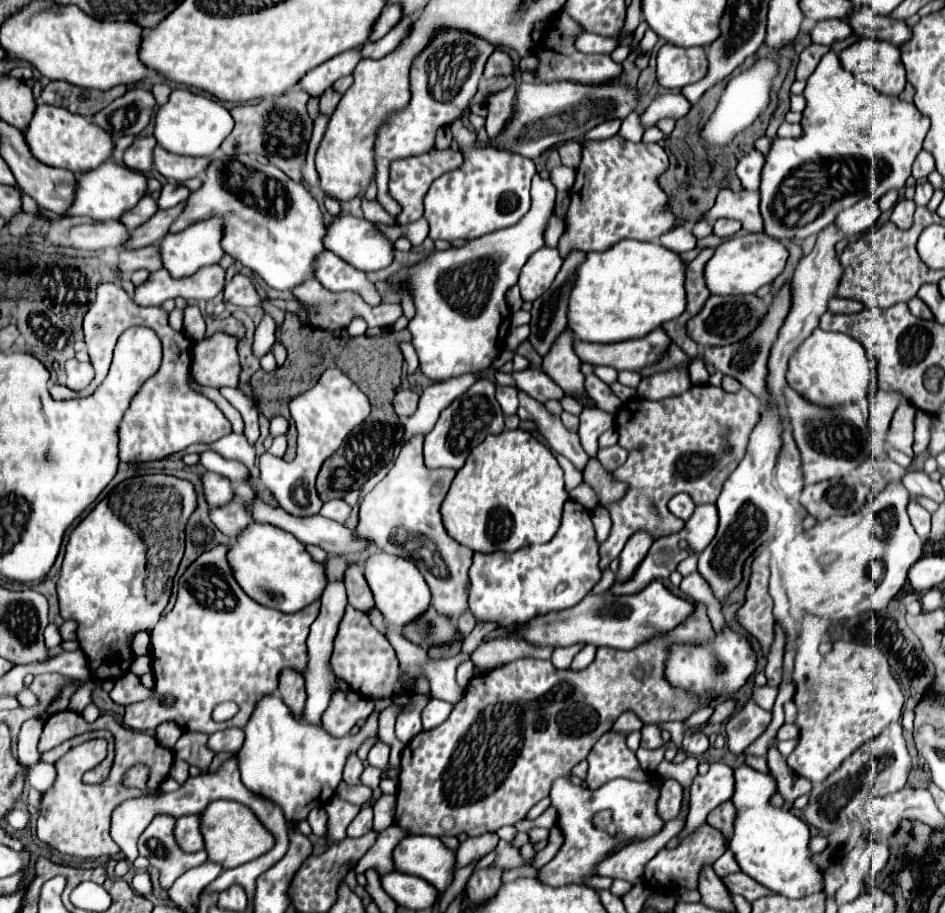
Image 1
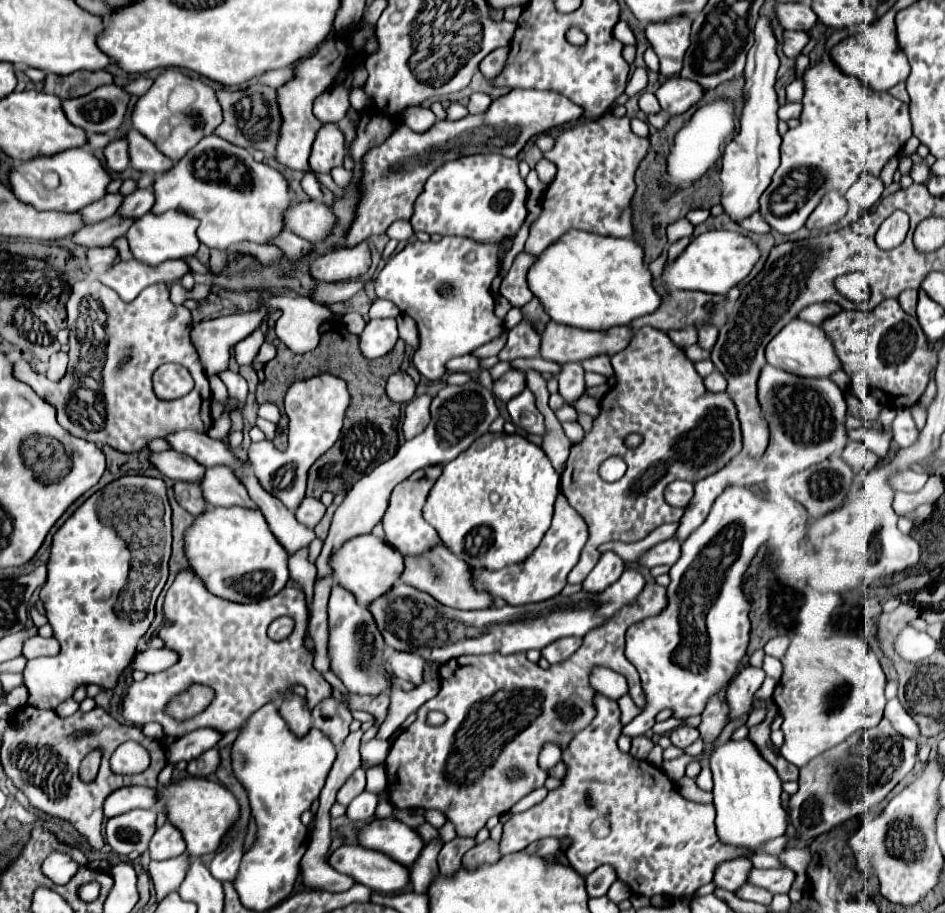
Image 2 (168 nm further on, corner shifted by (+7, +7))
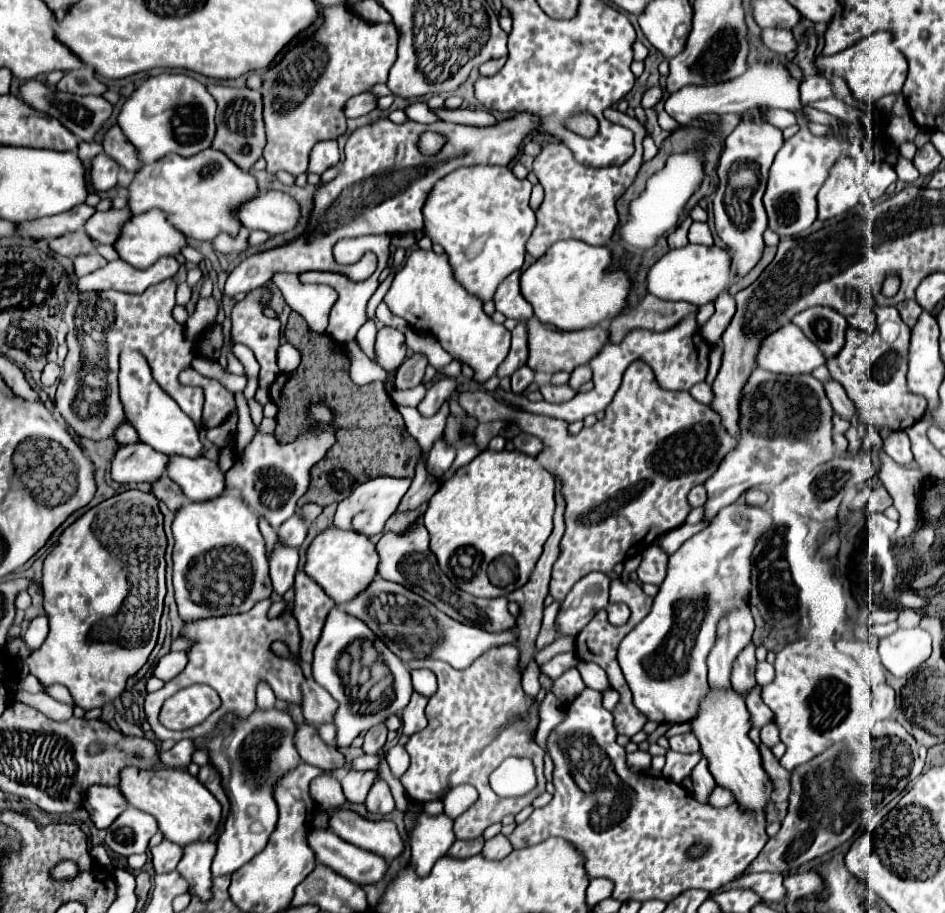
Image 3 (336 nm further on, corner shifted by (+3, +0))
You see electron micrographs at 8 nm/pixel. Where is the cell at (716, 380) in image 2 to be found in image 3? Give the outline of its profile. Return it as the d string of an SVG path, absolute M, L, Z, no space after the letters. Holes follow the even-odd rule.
M701 381L701 383L693 385L693 387L691 387L691 395L693 395L697 401L705 403L705 405L713 403L713 397L715 397L715 393L713 393L713 387L711 387L709 383L705 383L705 381Z

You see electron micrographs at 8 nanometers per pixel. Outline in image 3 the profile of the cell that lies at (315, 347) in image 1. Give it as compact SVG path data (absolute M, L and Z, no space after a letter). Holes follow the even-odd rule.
M291 311L289 315L285 339L301 353L301 363L293 373L279 373L271 385L271 401L279 407L275 429L277 441L291 443L293 437L297 437L305 429L305 407L311 401L325 401L337 413L337 445L325 455L325 459L321 459L321 463L313 467L309 491L301 497L299 507L307 503L317 503L323 507L335 501L339 503L349 497L349 493L353 493L357 485L379 475L413 477L415 465L421 459L421 447L407 433L401 413L397 411L391 397L383 391L383 383L353 383L349 377L351 361L345 353L343 343L337 343L325 333L313 333L297 311Z

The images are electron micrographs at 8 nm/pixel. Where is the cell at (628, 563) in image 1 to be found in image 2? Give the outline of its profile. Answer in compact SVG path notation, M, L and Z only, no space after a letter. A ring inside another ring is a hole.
M605 552L605 554L601 554L595 568L581 582L581 588L583 588L583 592L589 592L589 594L601 594L615 580L619 580L623 570L625 570L623 560L615 552Z

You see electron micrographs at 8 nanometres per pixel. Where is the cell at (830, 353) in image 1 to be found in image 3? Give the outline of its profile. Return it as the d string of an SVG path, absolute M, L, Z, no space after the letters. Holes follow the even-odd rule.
M789 323L763 341L757 365L771 373L803 375L825 365L825 355L797 329L797 325Z

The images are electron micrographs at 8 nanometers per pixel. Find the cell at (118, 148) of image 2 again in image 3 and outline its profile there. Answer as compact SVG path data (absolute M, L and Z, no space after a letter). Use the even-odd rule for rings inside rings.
M99 153L93 159L93 165L89 169L89 183L95 187L95 191L109 191L111 187L117 185L117 175L119 175L119 165L109 159L109 155Z

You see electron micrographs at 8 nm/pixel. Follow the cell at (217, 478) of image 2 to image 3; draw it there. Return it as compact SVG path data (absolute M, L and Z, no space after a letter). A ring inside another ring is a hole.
M171 455L167 475L177 481L189 501L209 501L209 497L221 497L227 491L225 473L217 461L207 457L189 459Z

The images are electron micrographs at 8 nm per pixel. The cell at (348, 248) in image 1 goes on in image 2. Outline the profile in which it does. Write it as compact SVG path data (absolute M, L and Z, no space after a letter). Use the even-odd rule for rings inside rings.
M319 200L297 202L285 210L285 228L309 242L323 240L331 232L333 224L335 216Z

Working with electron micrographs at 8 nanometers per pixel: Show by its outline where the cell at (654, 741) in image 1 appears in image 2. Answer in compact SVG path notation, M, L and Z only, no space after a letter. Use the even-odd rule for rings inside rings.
M637 736L637 738L633 738L633 742L631 742L629 754L631 754L635 760L645 760L651 748L653 748L653 740L651 740L651 738Z

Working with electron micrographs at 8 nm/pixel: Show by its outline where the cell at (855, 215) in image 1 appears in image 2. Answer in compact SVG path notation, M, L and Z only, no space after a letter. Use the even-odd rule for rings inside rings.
M861 174L861 178L845 192L845 198L849 202L851 208L859 206L863 210L871 210L873 204L881 198L883 194L883 182L879 176L873 176L873 174Z

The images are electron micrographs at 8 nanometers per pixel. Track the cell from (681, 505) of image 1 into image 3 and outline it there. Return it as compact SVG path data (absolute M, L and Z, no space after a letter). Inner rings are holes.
M703 485L693 487L693 489L689 491L689 495L687 495L687 501L689 501L691 507L701 507L701 505L705 503L705 499L707 499L707 495L705 495L705 487L703 487Z

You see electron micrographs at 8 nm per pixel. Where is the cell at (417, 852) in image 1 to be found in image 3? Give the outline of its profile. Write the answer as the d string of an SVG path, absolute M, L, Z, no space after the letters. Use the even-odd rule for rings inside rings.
M337 809L331 813L329 825L343 841L377 853L387 861L397 859L405 851L405 843L393 821L367 821L351 811Z

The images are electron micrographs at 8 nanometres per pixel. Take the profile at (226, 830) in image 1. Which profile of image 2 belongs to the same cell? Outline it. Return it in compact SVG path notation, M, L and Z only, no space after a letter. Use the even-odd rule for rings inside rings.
M181 778L171 780L167 786L159 786L159 792L161 794L157 794L157 802L165 810L167 822L181 830L189 854L205 856L215 852L225 832L239 816L239 804L235 796L219 782L211 782L205 778Z

